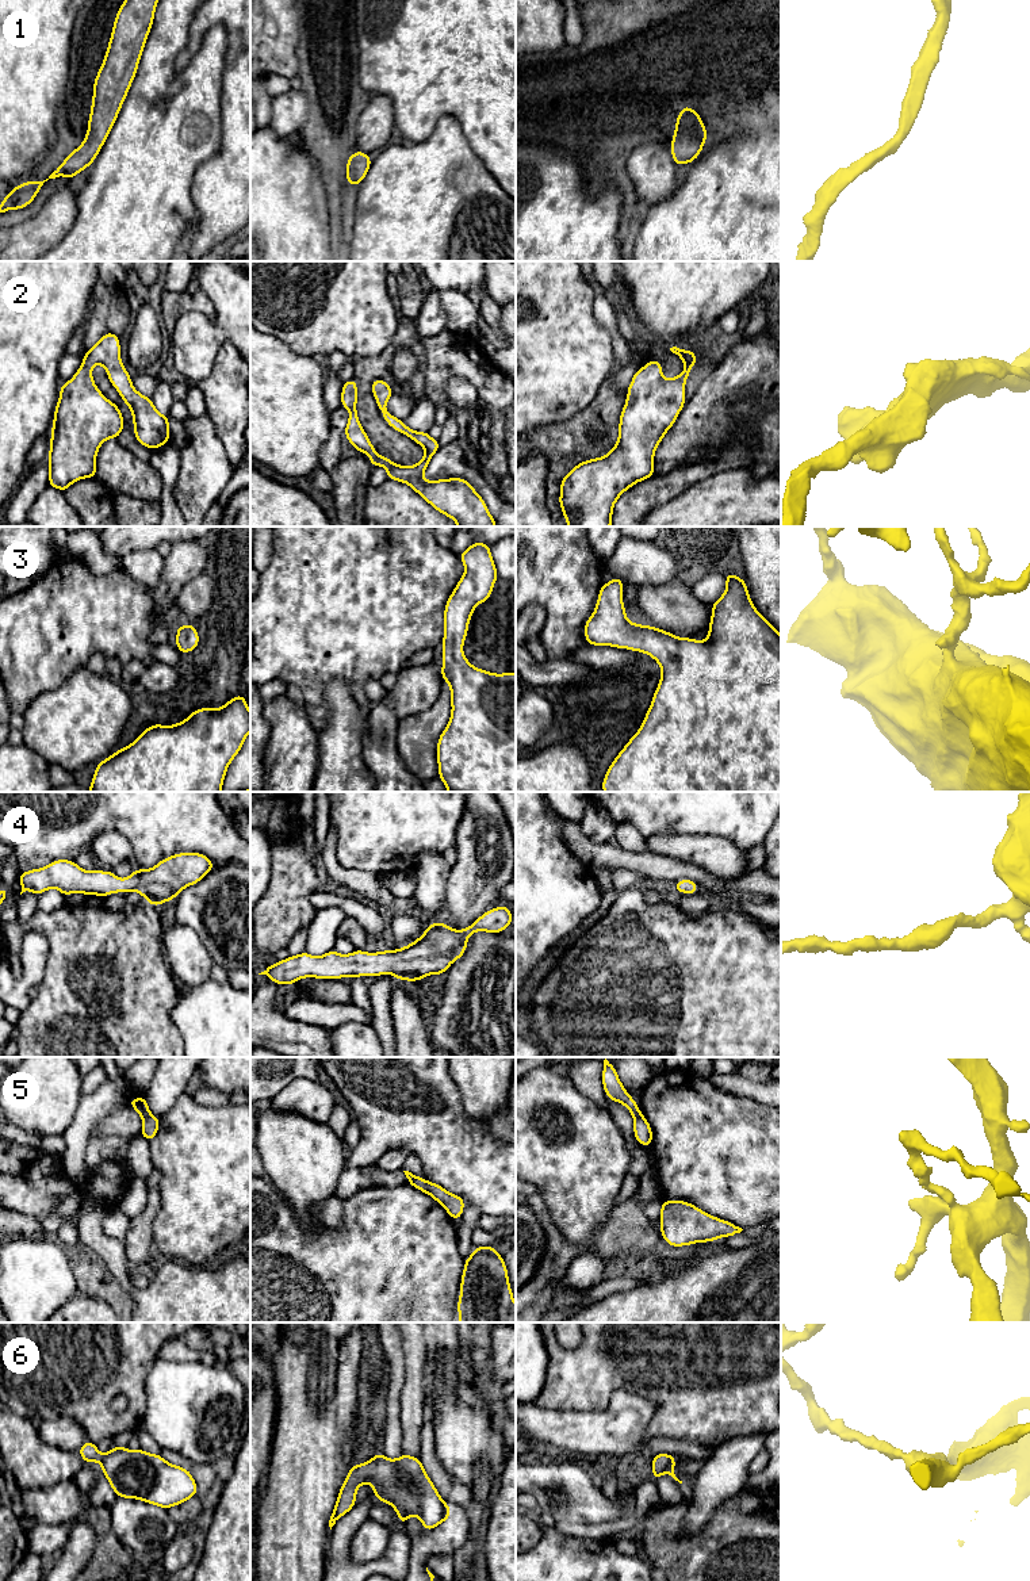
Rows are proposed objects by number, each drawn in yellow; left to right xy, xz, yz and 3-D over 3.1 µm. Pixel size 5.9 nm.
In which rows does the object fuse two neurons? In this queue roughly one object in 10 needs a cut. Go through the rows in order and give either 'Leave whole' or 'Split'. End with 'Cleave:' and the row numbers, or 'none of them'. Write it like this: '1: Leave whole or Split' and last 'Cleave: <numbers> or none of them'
1: Leave whole
2: Leave whole
3: Leave whole
4: Leave whole
5: Split
6: Leave whole
Cleave: 5

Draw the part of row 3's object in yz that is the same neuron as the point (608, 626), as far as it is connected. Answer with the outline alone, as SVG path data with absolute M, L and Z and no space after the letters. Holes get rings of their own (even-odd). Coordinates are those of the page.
M724 574L725 592L712 602L712 616L707 640L678 638L665 629L633 624L627 619L623 604L623 579L616 577L602 585L593 615L585 623L585 639L591 646L610 646L639 651L654 658L662 669L658 688L637 732L628 740L608 767L602 780L604 792L781 792L781 633L754 606L744 578Z

